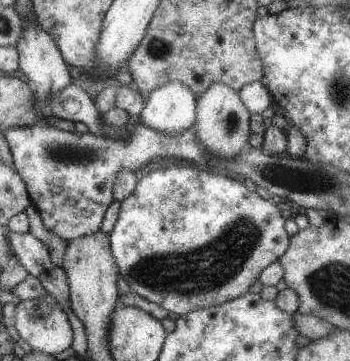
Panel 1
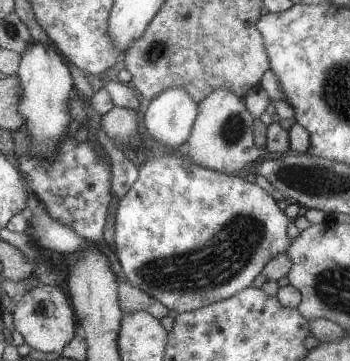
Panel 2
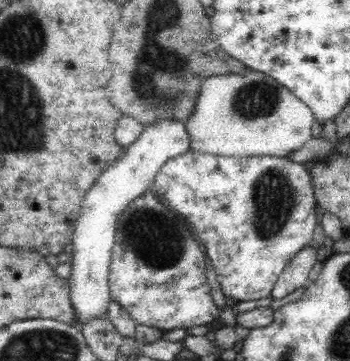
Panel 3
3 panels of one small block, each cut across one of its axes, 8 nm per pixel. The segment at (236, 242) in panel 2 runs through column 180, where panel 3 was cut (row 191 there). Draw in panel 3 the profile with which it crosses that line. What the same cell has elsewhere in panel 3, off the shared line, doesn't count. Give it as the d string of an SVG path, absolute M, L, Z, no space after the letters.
M188 150L186 154L170 158L156 174L154 192L164 196L168 208L172 208L184 222L190 224L196 242L206 246L206 254L216 268L222 292L234 302L254 302L270 298L272 290L290 264L290 260L314 240L316 220L316 196L312 190L312 178L304 164L296 164L278 156L212 156Z

